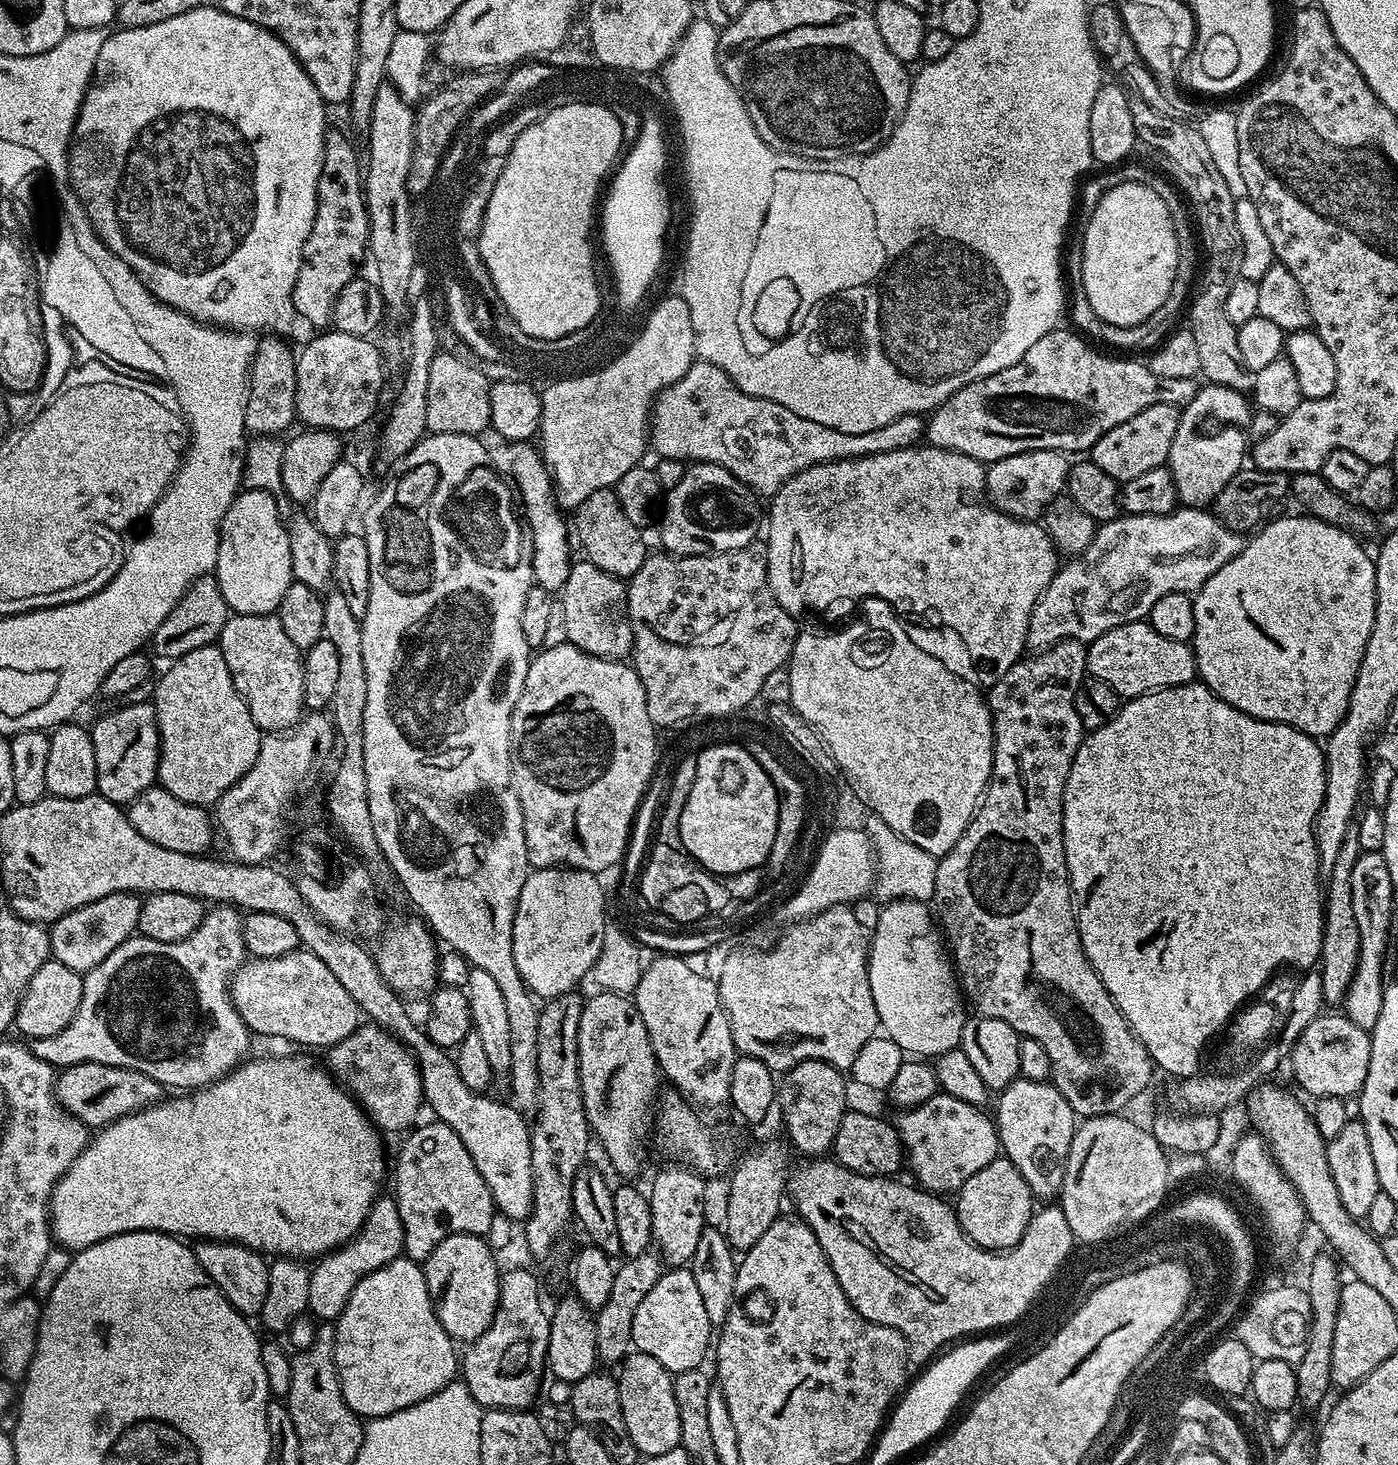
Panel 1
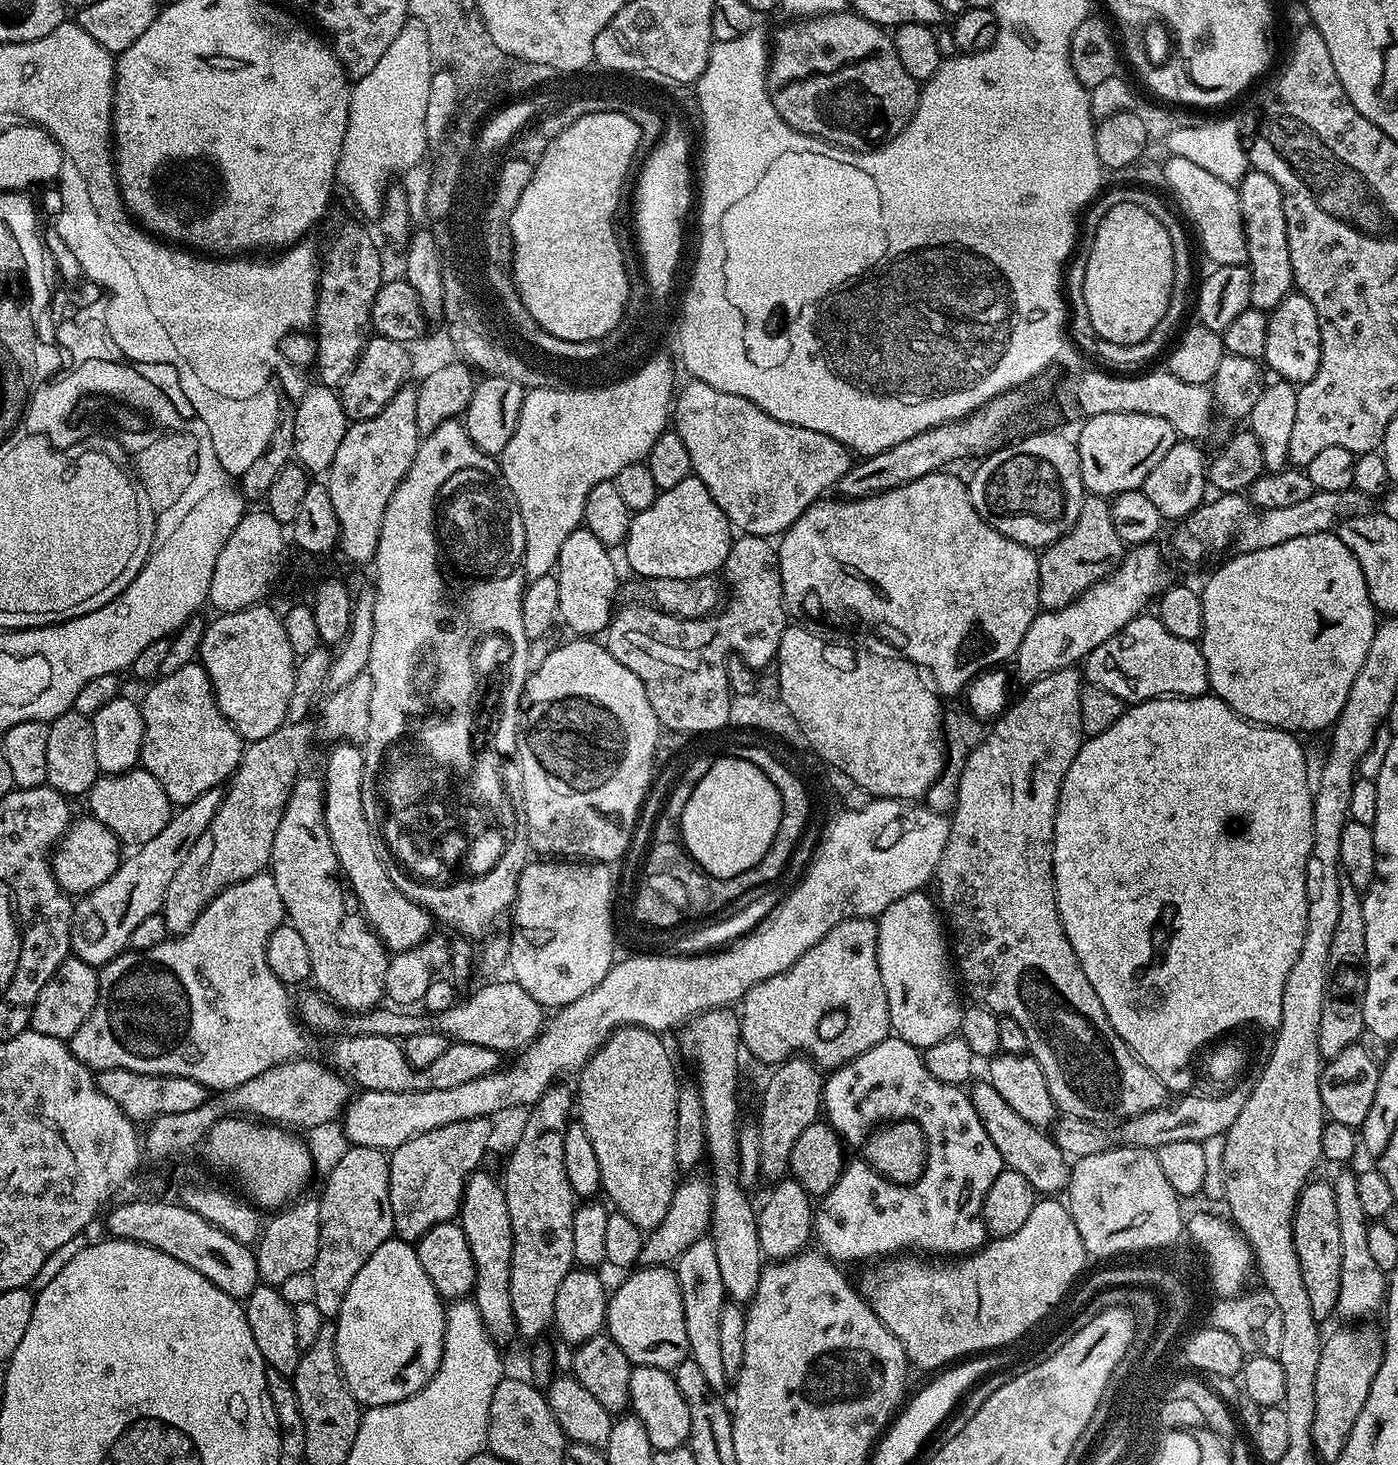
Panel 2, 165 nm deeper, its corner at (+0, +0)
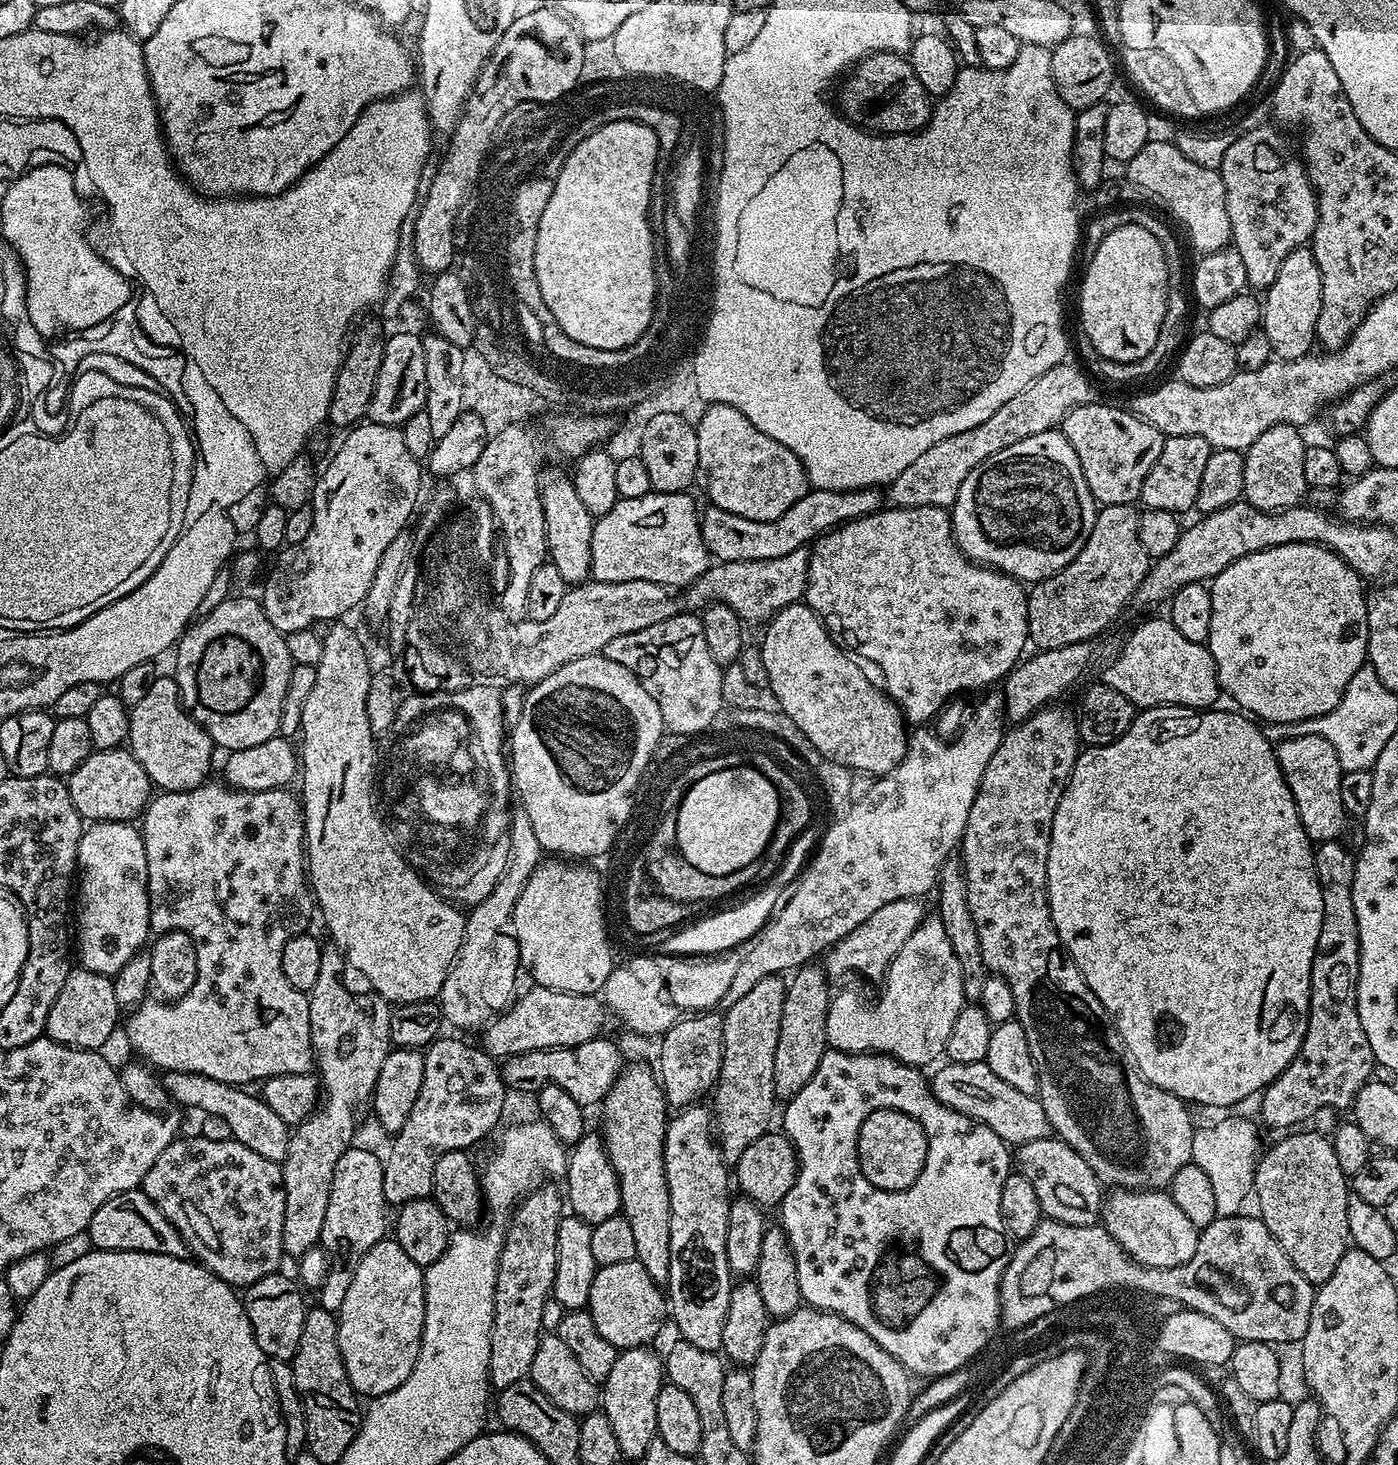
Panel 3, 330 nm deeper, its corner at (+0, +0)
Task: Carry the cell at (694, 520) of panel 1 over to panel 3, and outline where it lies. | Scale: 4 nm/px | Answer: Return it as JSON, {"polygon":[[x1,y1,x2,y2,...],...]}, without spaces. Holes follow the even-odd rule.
{"polygon":[[653,492,642,498,620,499,614,510,595,517,590,538,592,580,602,582,658,582,669,590,680,590,693,584,710,566,710,553,700,529,701,509,688,492]]}

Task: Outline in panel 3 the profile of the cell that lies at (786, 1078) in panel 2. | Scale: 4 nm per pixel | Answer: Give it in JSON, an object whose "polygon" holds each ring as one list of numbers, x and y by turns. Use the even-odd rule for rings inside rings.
{"polygon":[[809,962,802,968,795,969,794,975,787,981,786,991,784,993,784,1001,782,1002,782,1026,778,1030,778,1050,774,1050,774,1090,777,1097,781,1101,787,1102,792,1099,794,1094,798,1094,798,1090,802,1090,802,1086,806,1086,806,1082,810,1082,810,1078,814,1078,814,1070,818,1070,818,1062,822,1062,822,1054,829,1051,828,1035,826,1034,826,1018,828,1017,828,1006,830,1003,830,991,828,992,828,976,829,973,823,967,819,968,819,963]]}

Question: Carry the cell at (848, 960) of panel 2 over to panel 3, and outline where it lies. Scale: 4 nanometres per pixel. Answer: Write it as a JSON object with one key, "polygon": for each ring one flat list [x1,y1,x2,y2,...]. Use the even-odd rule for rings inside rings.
{"polygon":[[898,898,898,902,889,902,887,906,874,910,874,914,870,914,870,918,862,922,862,926,850,930,846,938,832,945,826,956,829,964,827,967,837,968,840,972,853,972,854,975,865,976,868,980,883,981,898,950,906,946,906,938,910,938,910,934,914,934,914,930,918,930,918,926,926,919,924,903,920,898]]}

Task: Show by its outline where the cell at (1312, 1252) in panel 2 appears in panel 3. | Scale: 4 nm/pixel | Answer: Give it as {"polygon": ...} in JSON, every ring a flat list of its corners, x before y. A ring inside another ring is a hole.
{"polygon":[[1296,1130,1280,1140,1268,1153,1259,1157,1256,1166,1254,1204,1260,1207,1258,1219,1286,1250,1290,1262,1314,1286,1325,1284,1334,1274,1334,1266,1342,1262,1342,1254,1350,1247,1346,1226,1346,1206,1350,1180,1334,1154,1327,1135]]}

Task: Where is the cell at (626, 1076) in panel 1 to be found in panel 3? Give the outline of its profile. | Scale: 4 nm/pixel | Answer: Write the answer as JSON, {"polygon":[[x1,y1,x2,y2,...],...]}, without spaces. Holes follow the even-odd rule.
{"polygon":[[632,1064,621,1068,620,1077,610,1086,602,1101,604,1108,604,1149,608,1151,610,1162,616,1171,620,1187,620,1211,630,1222,634,1233,636,1260,646,1266,646,1274,661,1286,667,1285,670,1274,670,1194,664,1173,664,1135,670,1119,670,1105,660,1089,657,1073,644,1064]]}

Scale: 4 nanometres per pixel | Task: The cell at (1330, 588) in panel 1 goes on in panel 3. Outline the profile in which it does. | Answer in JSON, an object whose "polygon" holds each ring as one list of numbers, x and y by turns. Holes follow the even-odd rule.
{"polygon":[[1320,544,1307,546,1274,546,1266,550,1258,550,1254,554,1246,554,1246,558,1238,558,1226,570,1222,570,1210,582,1212,590,1212,613,1210,614,1210,634,1206,645,1214,658,1216,677,1223,695,1233,700,1237,709,1243,710,1249,717,1260,722,1292,723,1312,719,1334,710,1350,683,1350,678,1358,672,1368,659,1368,596,1364,587,1365,581,1354,571,1338,553,1322,547]]}

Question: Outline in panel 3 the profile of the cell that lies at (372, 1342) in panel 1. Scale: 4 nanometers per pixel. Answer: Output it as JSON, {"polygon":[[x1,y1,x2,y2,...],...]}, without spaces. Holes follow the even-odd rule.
{"polygon":[[396,1239,379,1240,374,1246,370,1246,370,1250,366,1250,362,1262,358,1262,358,1270,354,1270,354,1282,350,1282,350,1290,346,1290,336,1325,338,1346,348,1380,352,1389,361,1397,381,1396,402,1386,402,1382,410,1378,424,1329,424,1268,416,1264,414,1258,406,1254,406,1250,402,1250]]}

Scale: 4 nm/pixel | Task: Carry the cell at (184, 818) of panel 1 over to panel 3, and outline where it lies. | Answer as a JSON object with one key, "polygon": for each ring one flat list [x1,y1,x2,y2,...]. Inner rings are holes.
{"polygon":[[127,747,93,750,66,778,70,802,78,814,88,822,97,820,123,820,132,822,143,813,144,807,154,795,154,785,146,770,132,757]]}

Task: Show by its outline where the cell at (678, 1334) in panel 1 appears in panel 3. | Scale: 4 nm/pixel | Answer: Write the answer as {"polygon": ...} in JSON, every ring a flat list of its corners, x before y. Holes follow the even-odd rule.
{"polygon":[[636,1259,630,1262,614,1262,614,1266,599,1266,590,1286,590,1298,586,1309,598,1326,598,1334,606,1338,617,1350,642,1348,651,1345,652,1339,666,1324,666,1296,661,1285,646,1274,646,1266]]}

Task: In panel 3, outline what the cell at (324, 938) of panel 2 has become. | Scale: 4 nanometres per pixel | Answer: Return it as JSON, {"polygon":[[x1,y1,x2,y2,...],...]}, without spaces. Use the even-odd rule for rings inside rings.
{"polygon":[[328,946,323,951,318,982,314,982,308,996,312,1054,318,1083,322,1089,322,1099,301,1124,291,1129,286,1158,282,1162,286,1194,286,1214,282,1218,282,1246,284,1255,288,1258,299,1258,320,1243,322,1222,326,1222,326,1206,330,1202,330,1186,334,1182,334,1166,338,1158,342,1158,344,1151,354,1144,352,1131,356,1128,356,1103,359,1100,367,1101,376,1089,378,1070,382,1070,382,1062,386,1062,392,1039,390,1022,393,1009,388,1001,377,996,375,992,366,990,360,972,349,968,347,960,336,947]]}

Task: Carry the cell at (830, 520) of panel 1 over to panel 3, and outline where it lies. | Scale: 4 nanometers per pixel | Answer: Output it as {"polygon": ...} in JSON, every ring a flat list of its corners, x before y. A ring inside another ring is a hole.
{"polygon":[[884,506,881,507,878,512,871,512,868,516,863,516,857,520,850,520,847,524,841,524,839,528,833,528,830,532,825,532,819,540,815,541,811,545,810,555,808,558,808,585,804,591,803,603,807,604,808,607,813,608,816,611,816,615,824,621,825,625,833,626,832,624,837,624,844,632,849,632,858,643,864,647,864,656,872,664,877,664,878,667,884,671,883,683,886,685,886,691,896,704,900,708,901,712,904,714,905,721,912,726,924,726,929,722,927,720,932,720,940,712,940,707,943,706,944,700,948,700,951,696,956,696,959,692,972,692,975,688,980,688,979,690,987,689,989,686,995,682,1003,681,1004,677,1020,663,1022,657,1025,655,1024,644,1029,643,1028,638,1028,592,1026,591,1025,585,1019,580,1015,580,1013,576,1008,576,1004,572,997,572,995,568,991,566,985,566,983,564,978,564,974,560,968,559,963,552,960,551,960,547,956,545,956,539,952,536,952,518,949,509,939,508,938,506,914,506,913,508,897,508,895,506]]}

